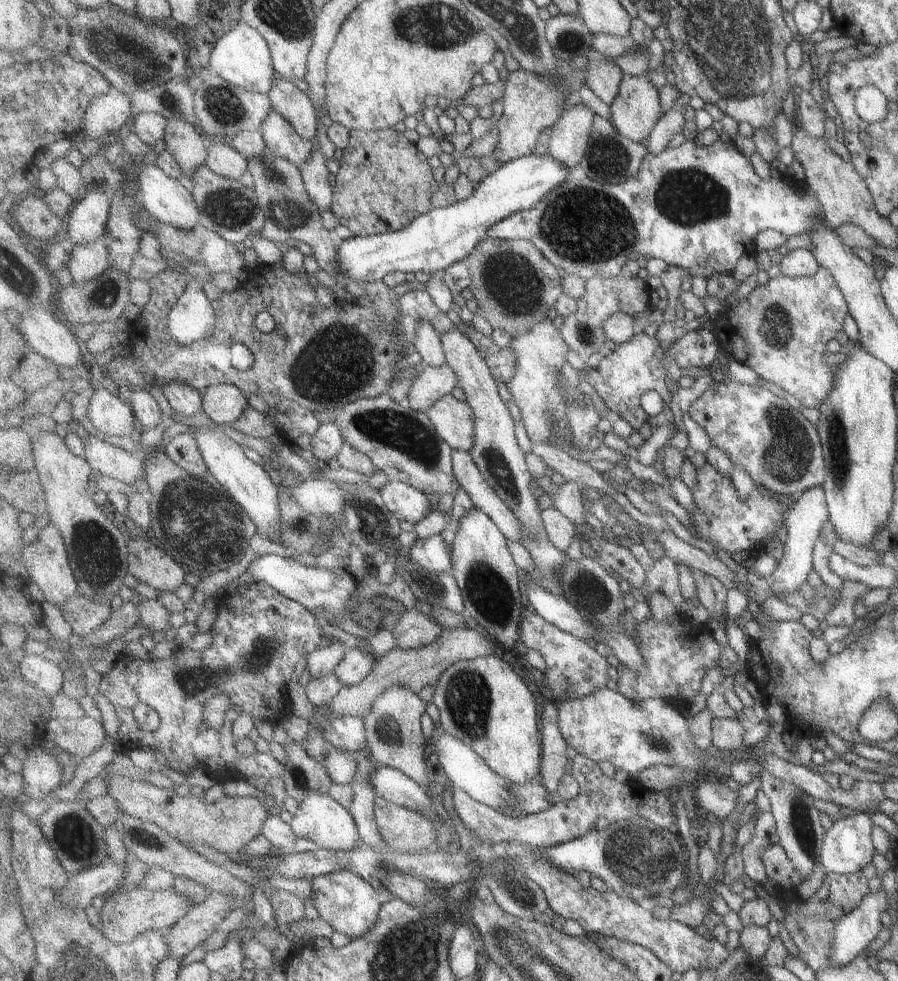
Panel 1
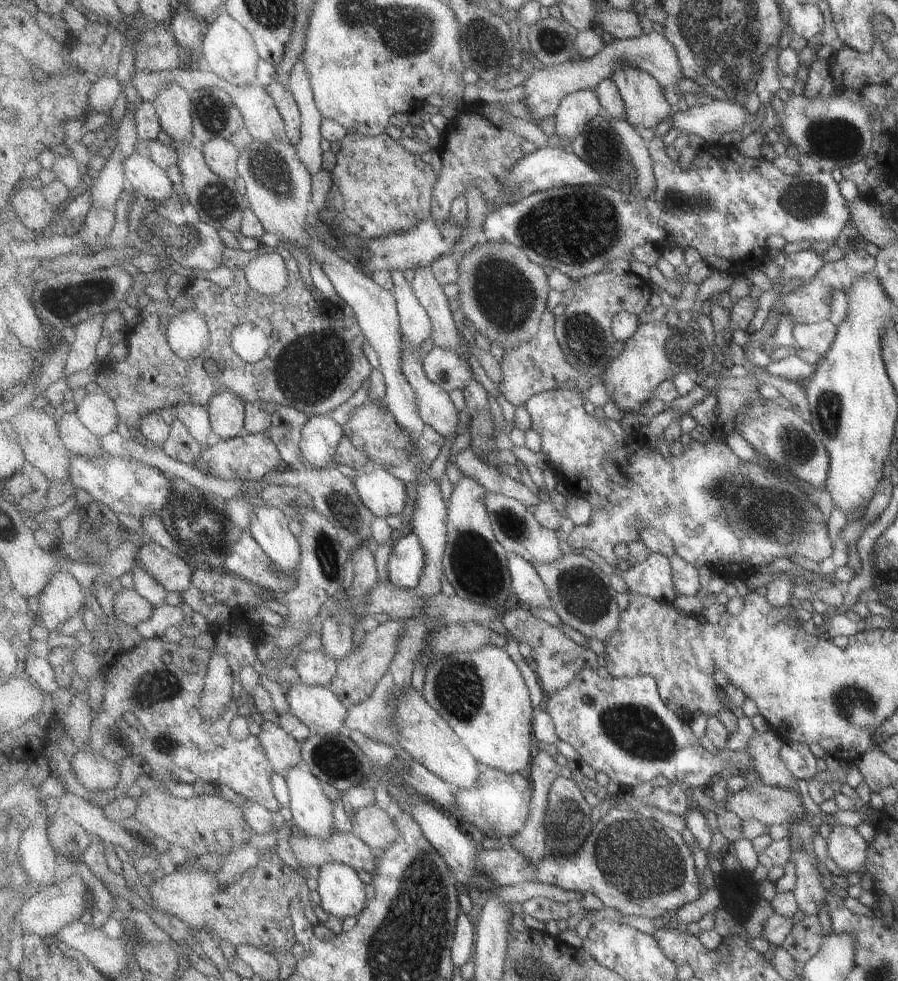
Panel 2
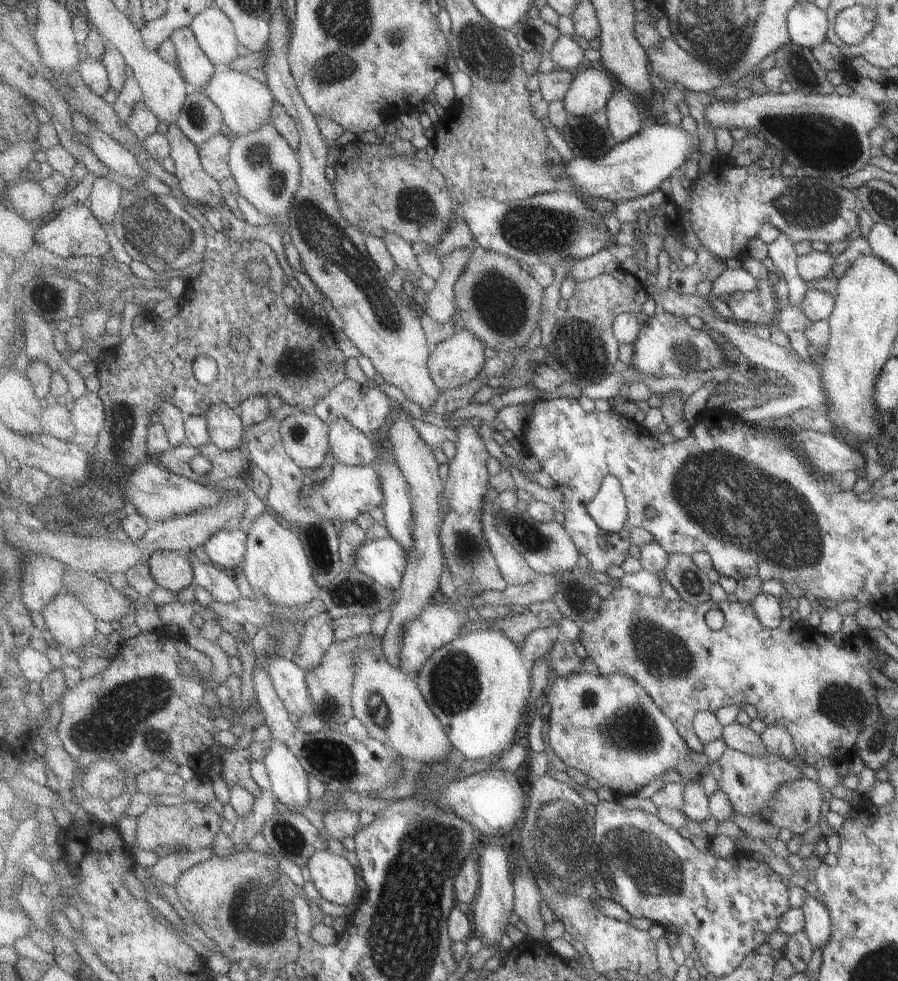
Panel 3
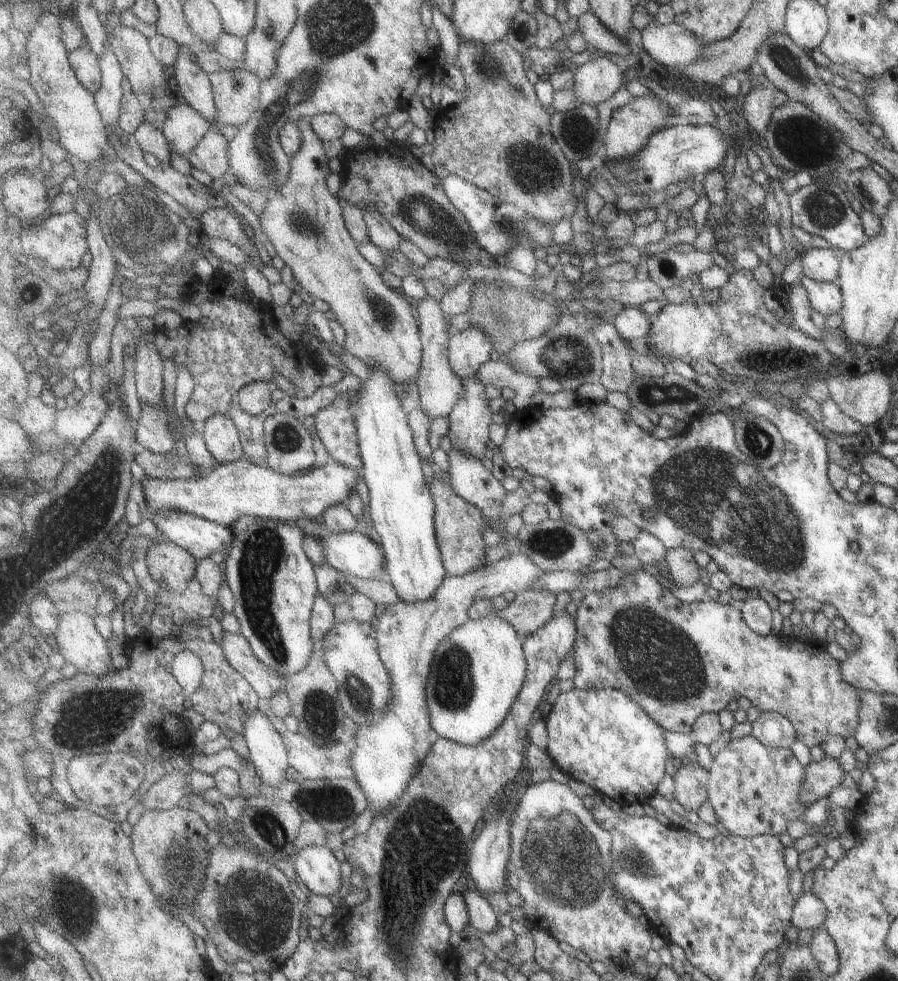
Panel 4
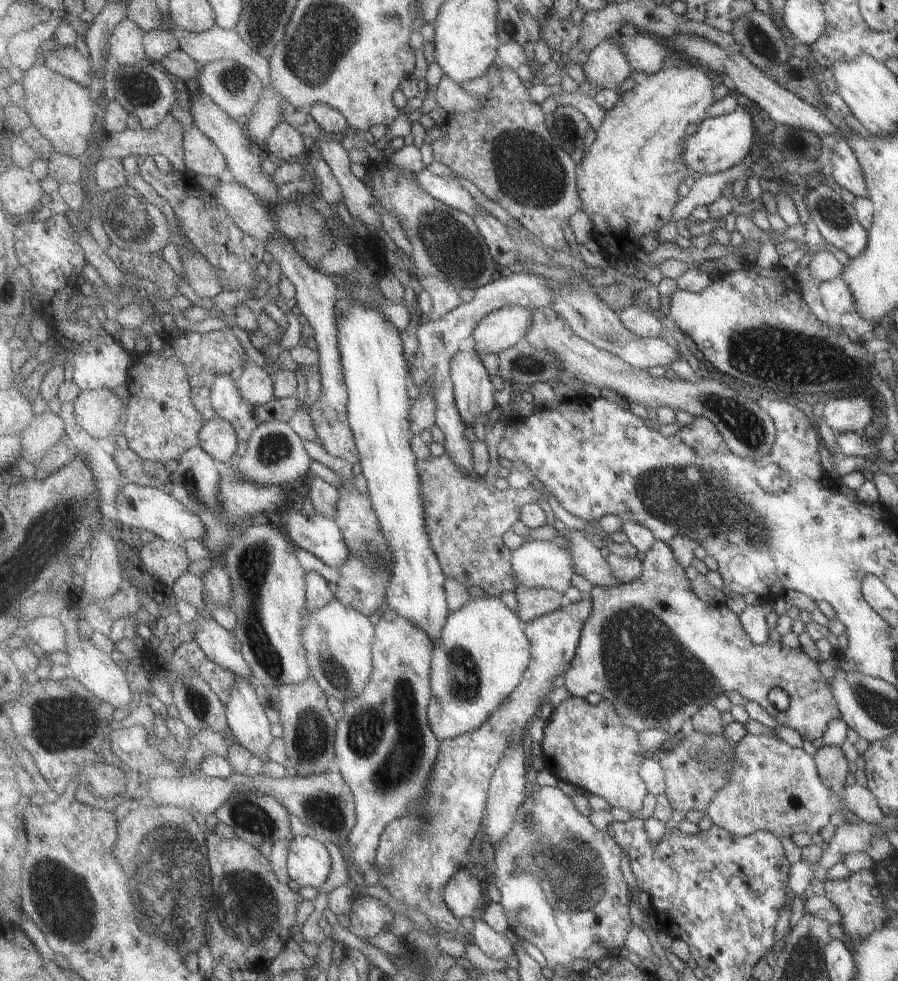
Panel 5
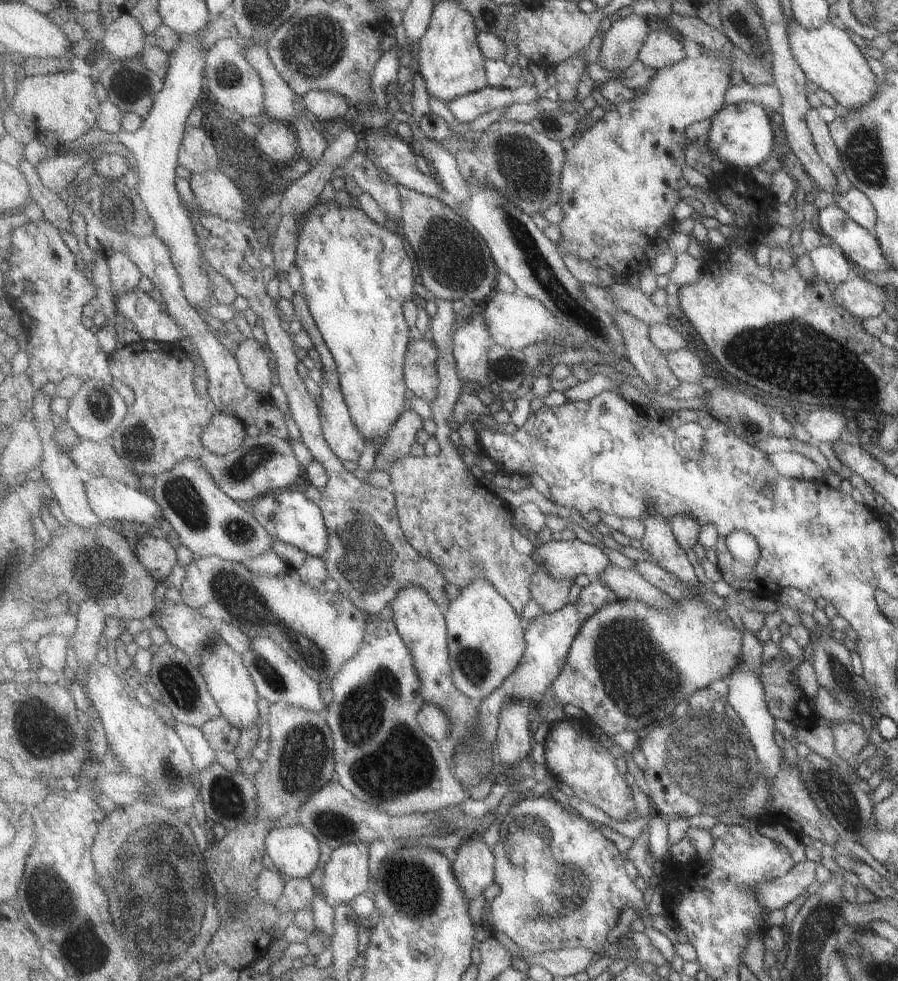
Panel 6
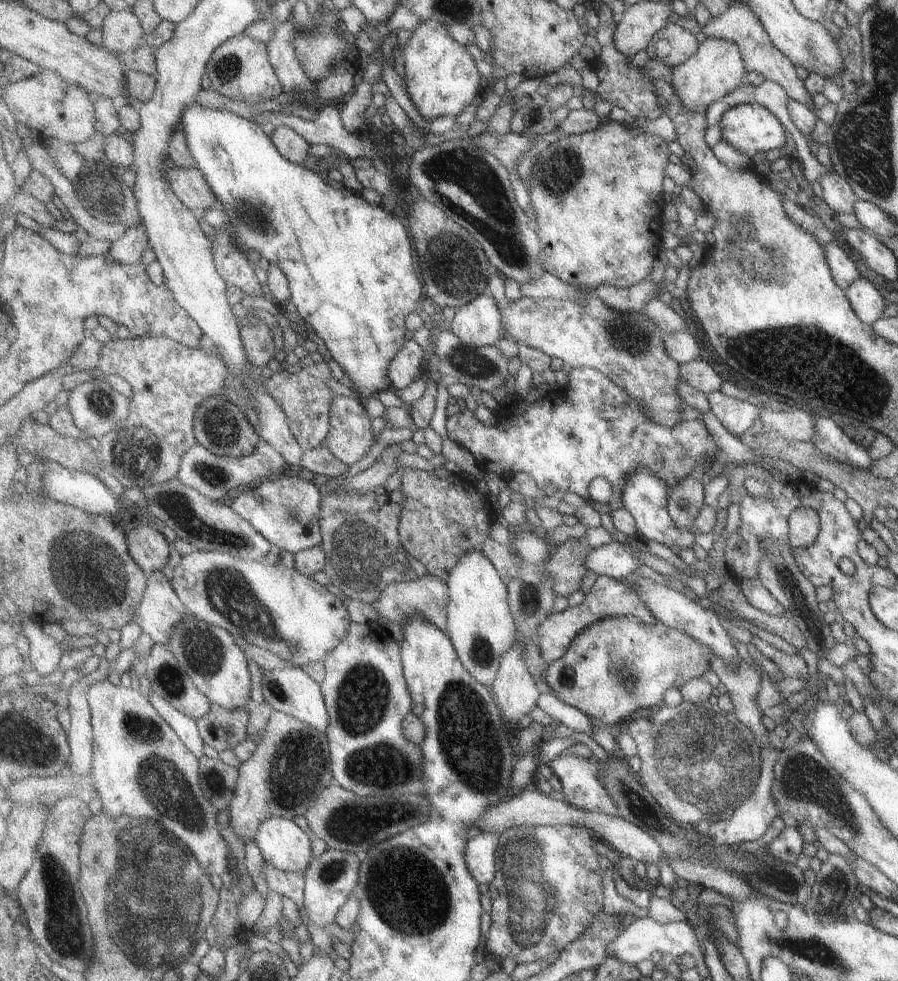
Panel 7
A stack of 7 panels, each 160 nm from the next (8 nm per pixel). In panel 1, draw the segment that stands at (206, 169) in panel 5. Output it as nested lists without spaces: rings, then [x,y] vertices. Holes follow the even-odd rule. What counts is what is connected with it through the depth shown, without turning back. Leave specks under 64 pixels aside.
[[[213,142],[208,148],[206,165],[215,174],[240,179],[248,171],[248,160],[239,154],[232,146],[225,143]]]

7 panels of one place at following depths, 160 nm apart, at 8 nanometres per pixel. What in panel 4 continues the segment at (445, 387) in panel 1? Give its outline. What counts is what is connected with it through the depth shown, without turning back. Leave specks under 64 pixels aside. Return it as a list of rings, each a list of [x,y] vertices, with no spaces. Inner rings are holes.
[[[470,326],[453,333],[448,342],[448,355],[453,372],[464,381],[475,377],[477,371],[491,358],[492,338],[479,327]]]

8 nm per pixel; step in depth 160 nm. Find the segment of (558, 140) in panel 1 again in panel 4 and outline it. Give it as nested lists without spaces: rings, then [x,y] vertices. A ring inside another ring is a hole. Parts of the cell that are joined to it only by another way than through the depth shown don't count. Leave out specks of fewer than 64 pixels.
[[[607,56],[595,59],[574,68],[575,91],[579,105],[591,105],[607,102],[623,87],[623,75],[627,74]]]

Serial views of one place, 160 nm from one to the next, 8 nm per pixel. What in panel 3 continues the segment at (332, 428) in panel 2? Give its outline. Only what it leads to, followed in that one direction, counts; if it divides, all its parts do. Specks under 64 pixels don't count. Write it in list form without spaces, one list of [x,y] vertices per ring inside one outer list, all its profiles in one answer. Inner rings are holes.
[[[299,410],[283,420],[280,428],[289,456],[307,472],[325,464],[331,450],[330,424],[320,416]]]

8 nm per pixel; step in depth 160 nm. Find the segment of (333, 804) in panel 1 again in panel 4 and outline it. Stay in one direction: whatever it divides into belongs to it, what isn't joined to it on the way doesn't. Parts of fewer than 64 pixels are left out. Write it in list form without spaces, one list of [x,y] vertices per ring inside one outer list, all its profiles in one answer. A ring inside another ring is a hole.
[[[261,707],[246,716],[244,727],[246,743],[250,750],[251,762],[263,783],[280,785],[287,778],[287,770],[291,768],[288,750],[281,734],[277,732],[271,719]]]

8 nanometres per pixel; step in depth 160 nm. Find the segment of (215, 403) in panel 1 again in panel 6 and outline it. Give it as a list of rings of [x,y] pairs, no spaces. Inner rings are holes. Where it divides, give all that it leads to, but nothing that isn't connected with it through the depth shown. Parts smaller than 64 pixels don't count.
[[[217,412],[212,422],[204,428],[202,443],[207,451],[216,455],[228,455],[236,451],[247,438],[245,424],[237,415]]]

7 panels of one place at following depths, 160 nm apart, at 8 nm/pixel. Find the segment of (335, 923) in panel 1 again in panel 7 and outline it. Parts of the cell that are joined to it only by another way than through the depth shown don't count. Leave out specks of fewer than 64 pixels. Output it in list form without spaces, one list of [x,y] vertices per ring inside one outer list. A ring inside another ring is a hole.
[[[275,816],[263,820],[254,842],[265,862],[282,872],[306,872],[315,859],[313,835],[293,820]]]

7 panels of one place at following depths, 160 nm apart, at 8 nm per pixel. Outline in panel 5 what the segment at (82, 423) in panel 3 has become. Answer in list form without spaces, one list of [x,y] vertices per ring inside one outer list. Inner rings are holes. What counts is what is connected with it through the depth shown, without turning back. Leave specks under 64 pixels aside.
[[[91,389],[72,402],[80,428],[96,439],[104,439],[123,420],[121,402],[111,389]],[[49,407],[44,413],[37,415],[34,422],[20,433],[24,448],[22,458],[37,466],[46,452],[63,440],[65,432],[67,428],[63,418]]]

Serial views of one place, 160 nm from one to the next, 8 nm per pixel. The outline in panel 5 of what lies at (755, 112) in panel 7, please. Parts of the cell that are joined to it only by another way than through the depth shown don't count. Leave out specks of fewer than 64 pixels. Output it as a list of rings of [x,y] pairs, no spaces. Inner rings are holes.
[[[739,107],[732,113],[720,117],[705,118],[696,131],[685,140],[685,153],[682,158],[685,164],[705,175],[714,175],[728,171],[731,166],[739,164],[755,144],[755,126],[751,113]]]

